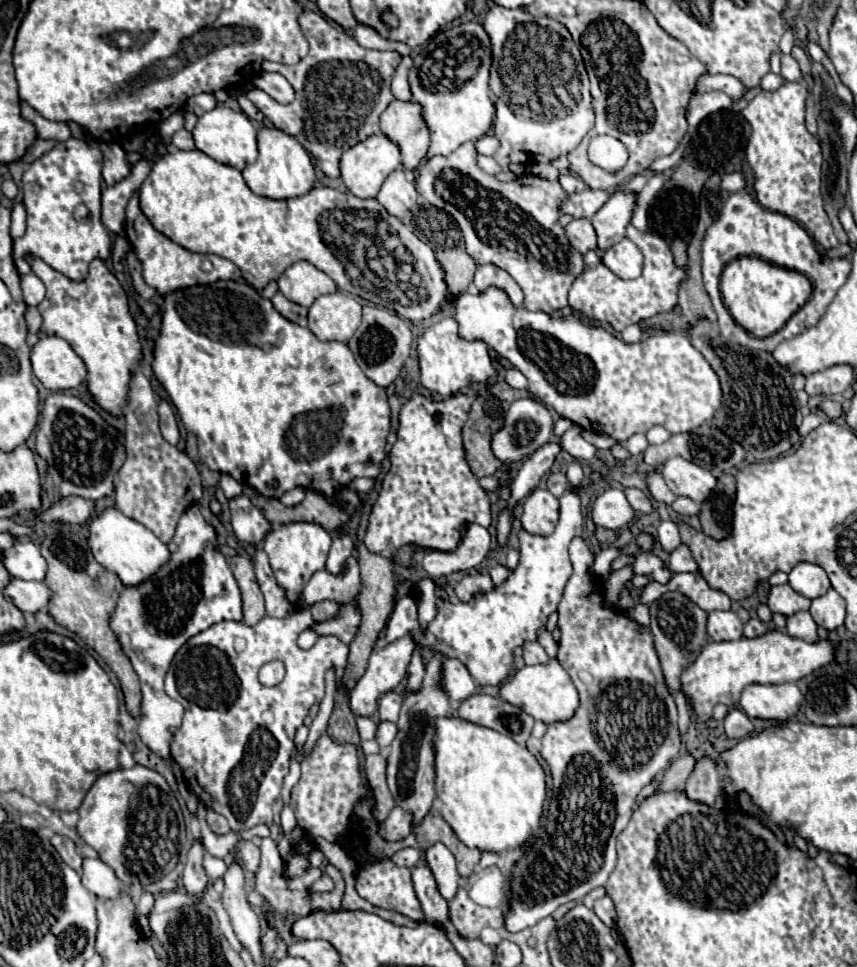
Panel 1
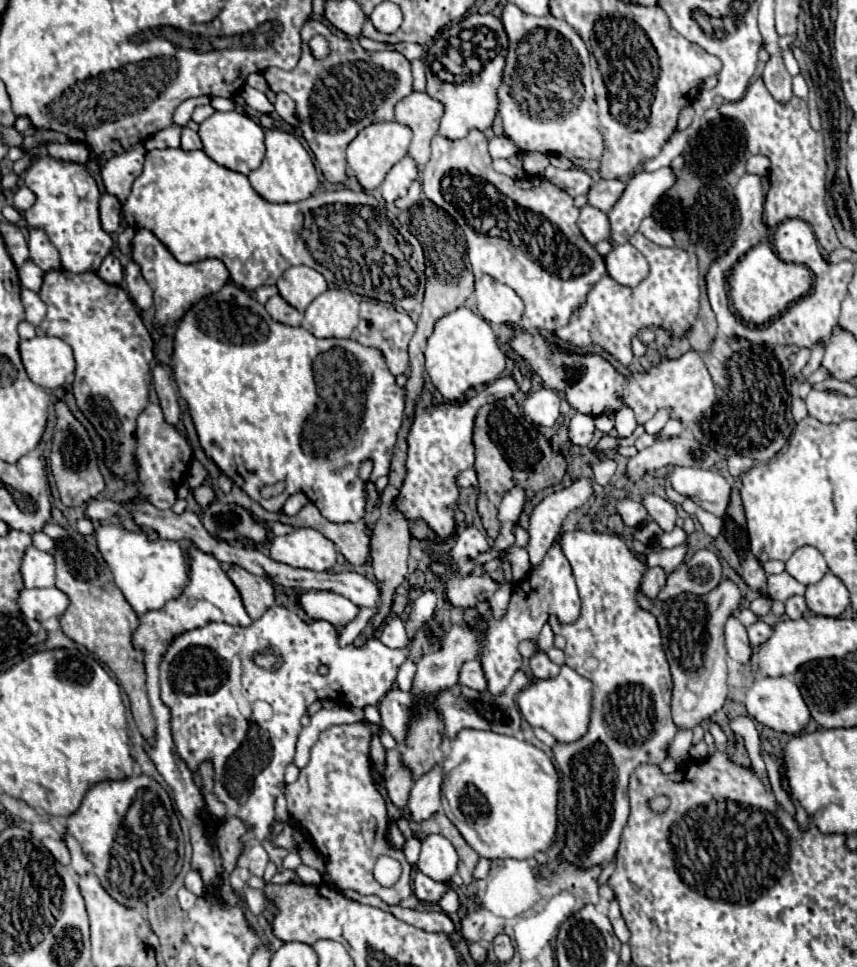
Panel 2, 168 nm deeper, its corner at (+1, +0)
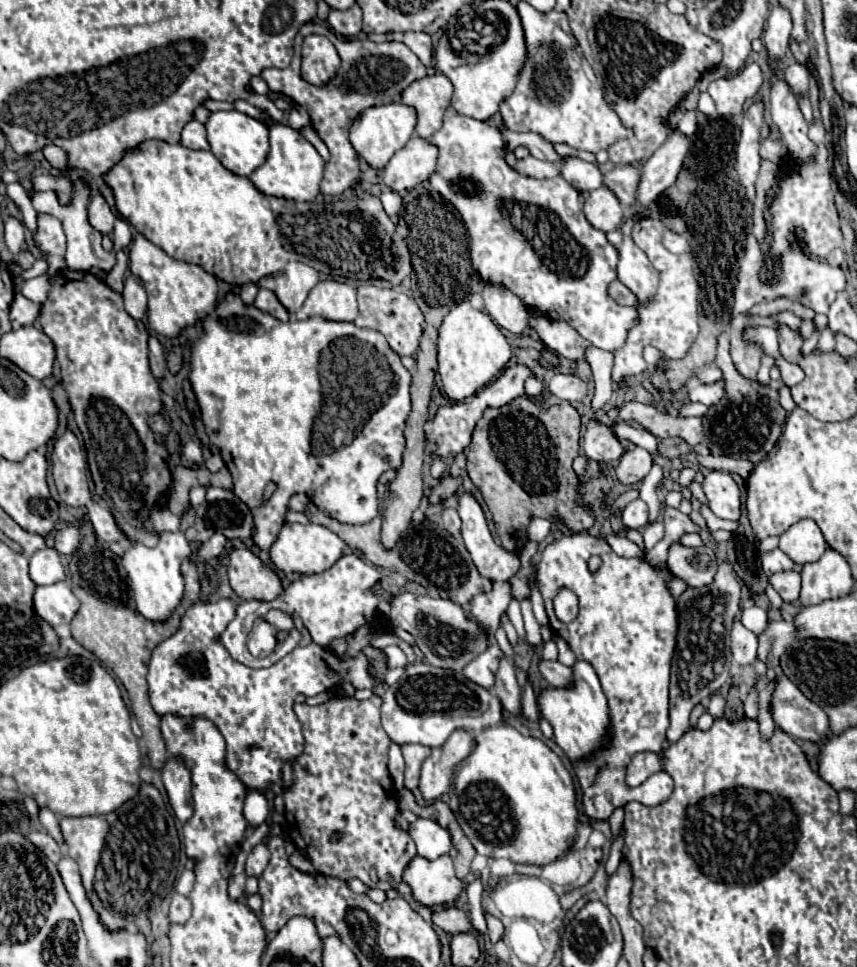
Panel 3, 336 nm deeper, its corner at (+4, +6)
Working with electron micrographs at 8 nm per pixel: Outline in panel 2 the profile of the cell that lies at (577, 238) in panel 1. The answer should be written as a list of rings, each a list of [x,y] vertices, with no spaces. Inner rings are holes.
[[[583,206],[577,224],[579,224],[583,236],[585,236],[591,244],[597,244],[597,242],[601,242],[601,240],[609,240],[609,238],[611,238],[609,216],[607,216],[607,212],[603,212],[603,210],[599,210],[599,208]]]

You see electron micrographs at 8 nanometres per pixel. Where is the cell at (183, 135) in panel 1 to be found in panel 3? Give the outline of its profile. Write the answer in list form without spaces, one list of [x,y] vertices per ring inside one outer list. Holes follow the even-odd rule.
[[[190,120],[184,130],[182,130],[182,146],[192,148],[192,150],[208,150],[208,140],[206,140],[206,130],[204,124]]]

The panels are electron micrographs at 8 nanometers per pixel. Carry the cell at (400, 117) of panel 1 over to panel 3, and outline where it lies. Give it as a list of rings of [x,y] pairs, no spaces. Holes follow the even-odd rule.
[[[434,74],[420,80],[414,80],[402,92],[402,104],[412,106],[418,114],[416,134],[428,140],[440,126],[446,108],[450,106],[452,98],[452,84],[446,76]]]

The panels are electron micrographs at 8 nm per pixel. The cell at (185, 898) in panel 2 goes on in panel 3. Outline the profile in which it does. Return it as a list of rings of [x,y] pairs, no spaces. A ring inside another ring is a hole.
[[[174,894],[172,902],[170,902],[170,922],[182,924],[182,922],[186,922],[190,918],[190,914],[192,914],[192,910],[190,910],[188,896]]]

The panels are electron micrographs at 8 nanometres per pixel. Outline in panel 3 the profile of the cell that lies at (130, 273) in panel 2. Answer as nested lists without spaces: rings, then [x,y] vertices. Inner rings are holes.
[[[130,274],[126,280],[124,280],[124,306],[126,306],[126,312],[136,318],[136,320],[142,320],[146,316],[146,292],[144,292],[144,286],[142,286],[142,280],[134,274]]]

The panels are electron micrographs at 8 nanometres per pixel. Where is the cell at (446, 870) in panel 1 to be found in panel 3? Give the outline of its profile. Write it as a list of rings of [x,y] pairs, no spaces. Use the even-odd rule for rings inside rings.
[[[418,818],[414,824],[410,824],[408,834],[416,844],[418,856],[422,856],[422,858],[434,860],[434,858],[440,858],[442,854],[450,852],[450,846],[452,846],[450,834],[442,826],[438,826],[434,820]]]

